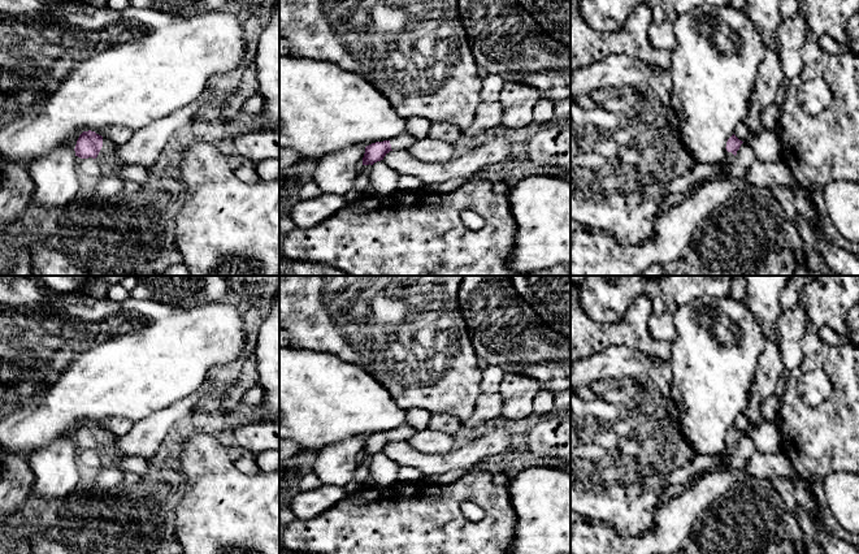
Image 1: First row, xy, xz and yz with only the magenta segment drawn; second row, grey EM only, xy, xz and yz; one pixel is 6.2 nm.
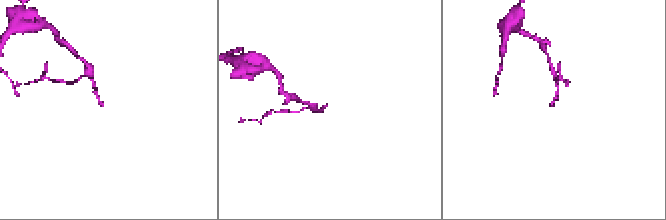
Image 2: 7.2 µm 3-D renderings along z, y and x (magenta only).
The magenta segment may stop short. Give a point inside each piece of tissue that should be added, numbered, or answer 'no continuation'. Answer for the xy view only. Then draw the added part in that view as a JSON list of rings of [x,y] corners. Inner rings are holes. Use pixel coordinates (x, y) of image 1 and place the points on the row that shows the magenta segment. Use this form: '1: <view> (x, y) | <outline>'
1: xy (108, 156) | [[[103,138],[103,147],[96,157],[100,163],[101,177],[116,176],[123,181],[136,182],[142,186],[147,183],[149,179],[148,168],[122,163],[118,156],[118,150],[120,147],[114,142]]]

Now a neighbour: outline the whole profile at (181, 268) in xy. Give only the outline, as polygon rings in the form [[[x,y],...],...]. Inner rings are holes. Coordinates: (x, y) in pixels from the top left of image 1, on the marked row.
[[[181,261],[170,265],[161,276],[190,276],[187,265]]]

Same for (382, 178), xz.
[[[381,160],[372,165],[369,185],[377,195],[390,195],[398,190],[398,178],[399,173]]]

